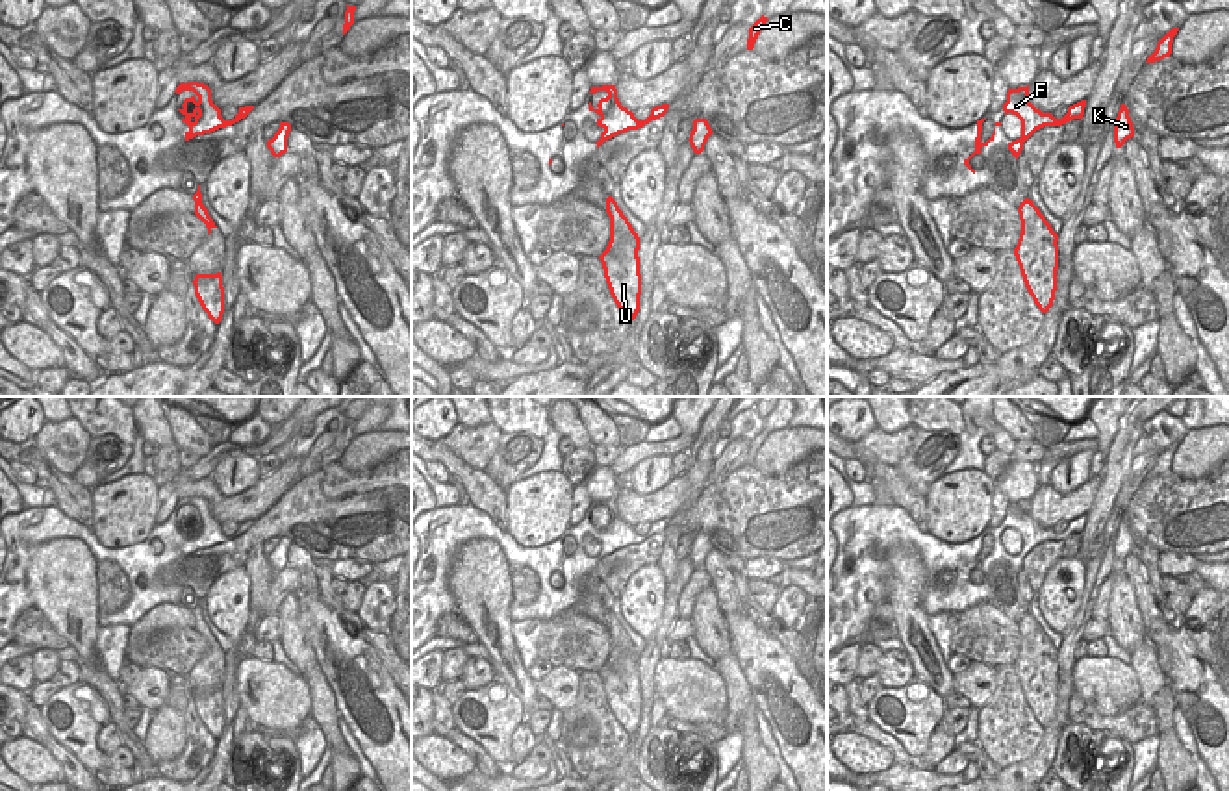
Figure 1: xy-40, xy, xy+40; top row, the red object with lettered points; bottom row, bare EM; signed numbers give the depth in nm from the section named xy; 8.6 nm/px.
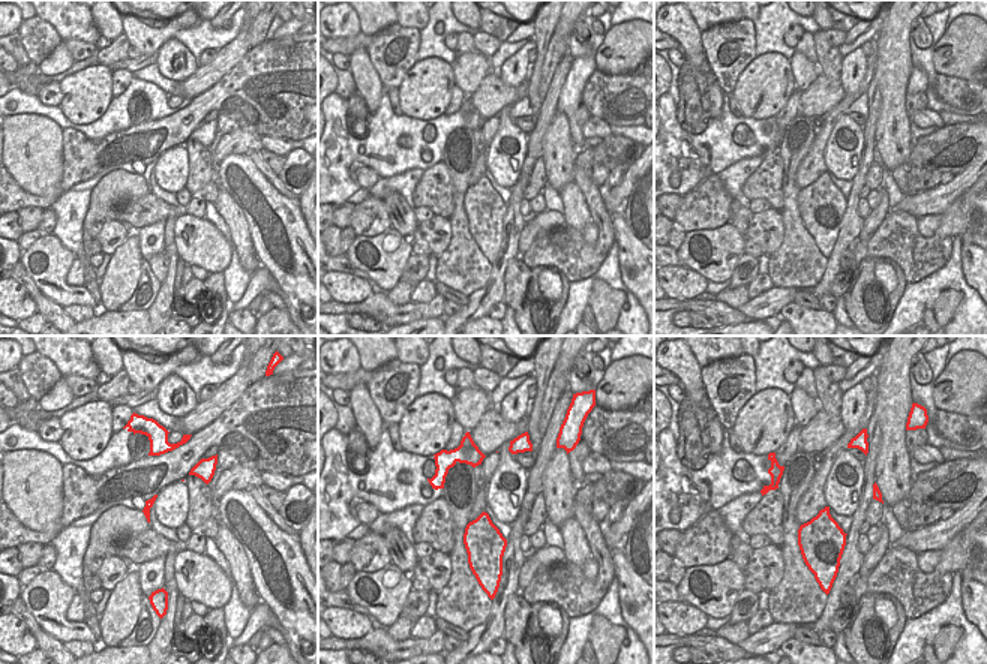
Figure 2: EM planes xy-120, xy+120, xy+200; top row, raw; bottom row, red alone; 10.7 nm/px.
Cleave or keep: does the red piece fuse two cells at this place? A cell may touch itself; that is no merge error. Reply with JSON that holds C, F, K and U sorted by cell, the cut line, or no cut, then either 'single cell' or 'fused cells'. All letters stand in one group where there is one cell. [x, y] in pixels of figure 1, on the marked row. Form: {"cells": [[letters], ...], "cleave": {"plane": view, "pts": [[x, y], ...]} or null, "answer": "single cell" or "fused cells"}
{"cells": [["C", "F", "K"], ["U"]], "cleave": {"plane": "xy", "pts": [[607, 208], [614, 225], [629, 238]]}, "answer": "fused cells"}

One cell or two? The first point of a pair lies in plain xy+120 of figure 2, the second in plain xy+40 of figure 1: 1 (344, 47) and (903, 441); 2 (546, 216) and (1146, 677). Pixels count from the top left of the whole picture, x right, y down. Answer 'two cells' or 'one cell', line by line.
1: one cell
2: two cells

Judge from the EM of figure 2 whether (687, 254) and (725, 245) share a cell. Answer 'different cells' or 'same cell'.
same cell

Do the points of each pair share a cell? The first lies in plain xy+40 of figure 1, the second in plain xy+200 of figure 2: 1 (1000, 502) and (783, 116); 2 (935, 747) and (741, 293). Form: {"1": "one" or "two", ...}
{"1": "one", "2": "one"}

